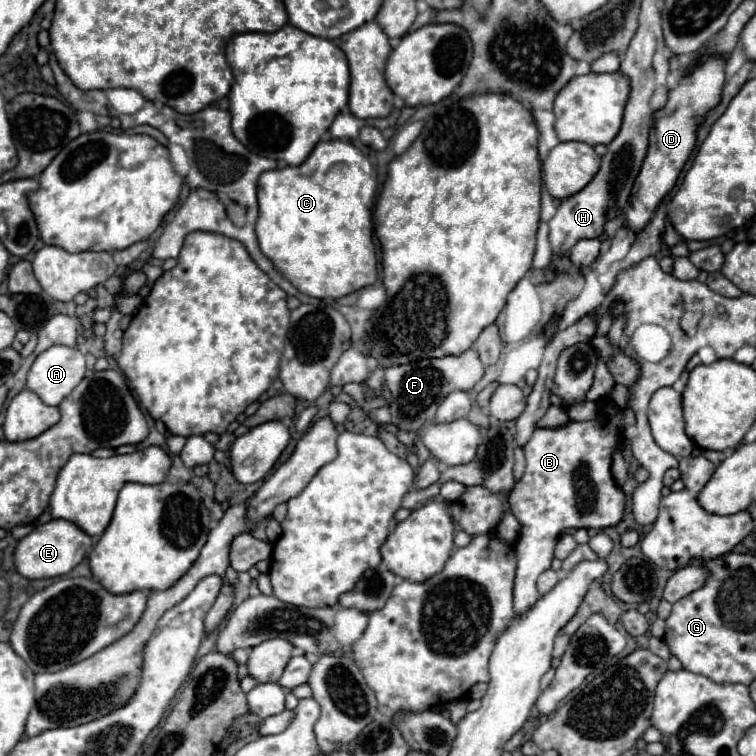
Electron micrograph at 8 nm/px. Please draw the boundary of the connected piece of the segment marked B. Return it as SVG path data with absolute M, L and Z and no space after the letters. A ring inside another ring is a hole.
M607 402L599 406L599 418L595 422L569 422L561 428L535 428L531 440L523 446L525 452L525 472L521 480L509 494L509 508L515 518L521 522L521 534L515 542L515 556L517 556L517 576L515 576L515 612L523 614L533 606L539 598L535 588L535 580L547 568L551 568L553 548L563 532L575 532L577 528L609 528L619 524L625 512L625 494L615 486L611 476L611 454L619 444L619 438L627 426L635 424L635 416L631 410L617 410Z

